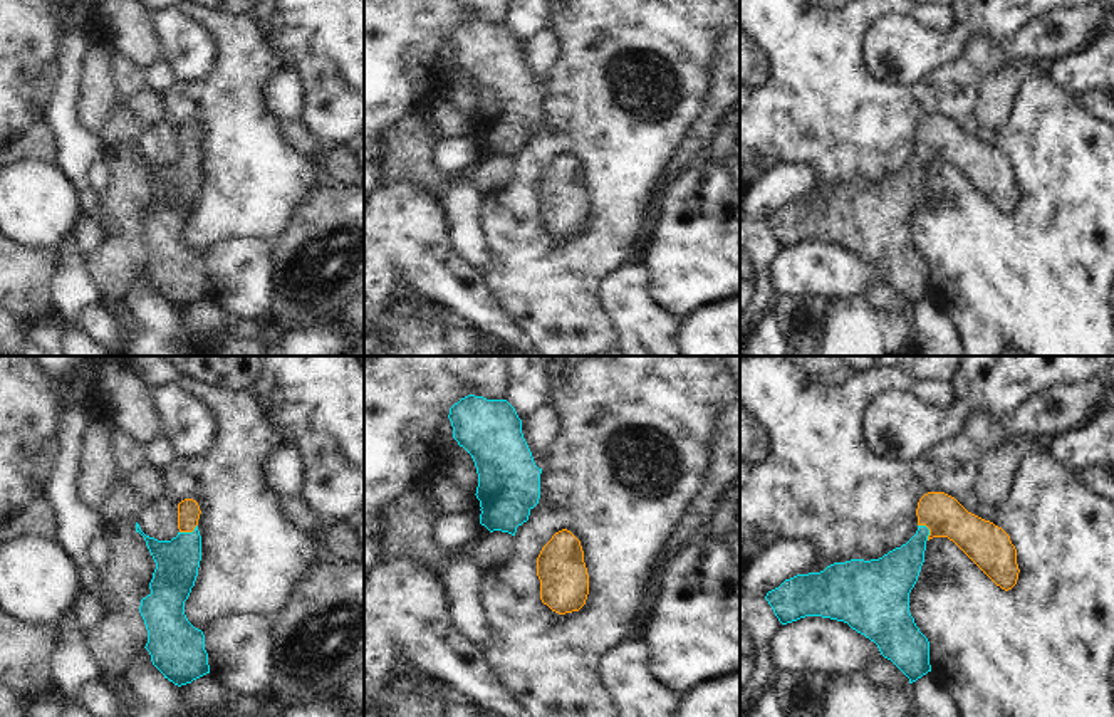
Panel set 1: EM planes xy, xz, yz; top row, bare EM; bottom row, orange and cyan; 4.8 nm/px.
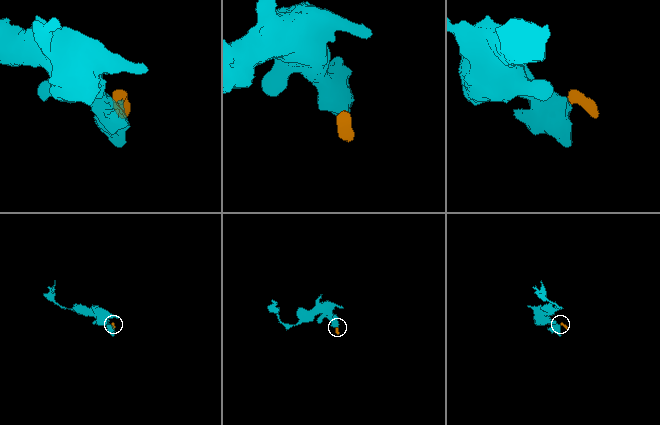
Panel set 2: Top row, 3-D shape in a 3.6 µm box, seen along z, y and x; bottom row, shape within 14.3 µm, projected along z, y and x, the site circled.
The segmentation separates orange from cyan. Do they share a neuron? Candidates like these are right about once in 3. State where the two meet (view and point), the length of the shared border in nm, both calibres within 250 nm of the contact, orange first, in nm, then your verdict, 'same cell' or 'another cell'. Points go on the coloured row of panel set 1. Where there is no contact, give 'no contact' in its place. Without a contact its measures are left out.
contact yz (928, 528); length 90 nm; calibres 190 and 200 nm; same cell

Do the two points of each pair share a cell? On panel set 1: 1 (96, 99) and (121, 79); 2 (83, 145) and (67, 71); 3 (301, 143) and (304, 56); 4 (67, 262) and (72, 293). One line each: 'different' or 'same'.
1: different
2: same
3: different
4: same

